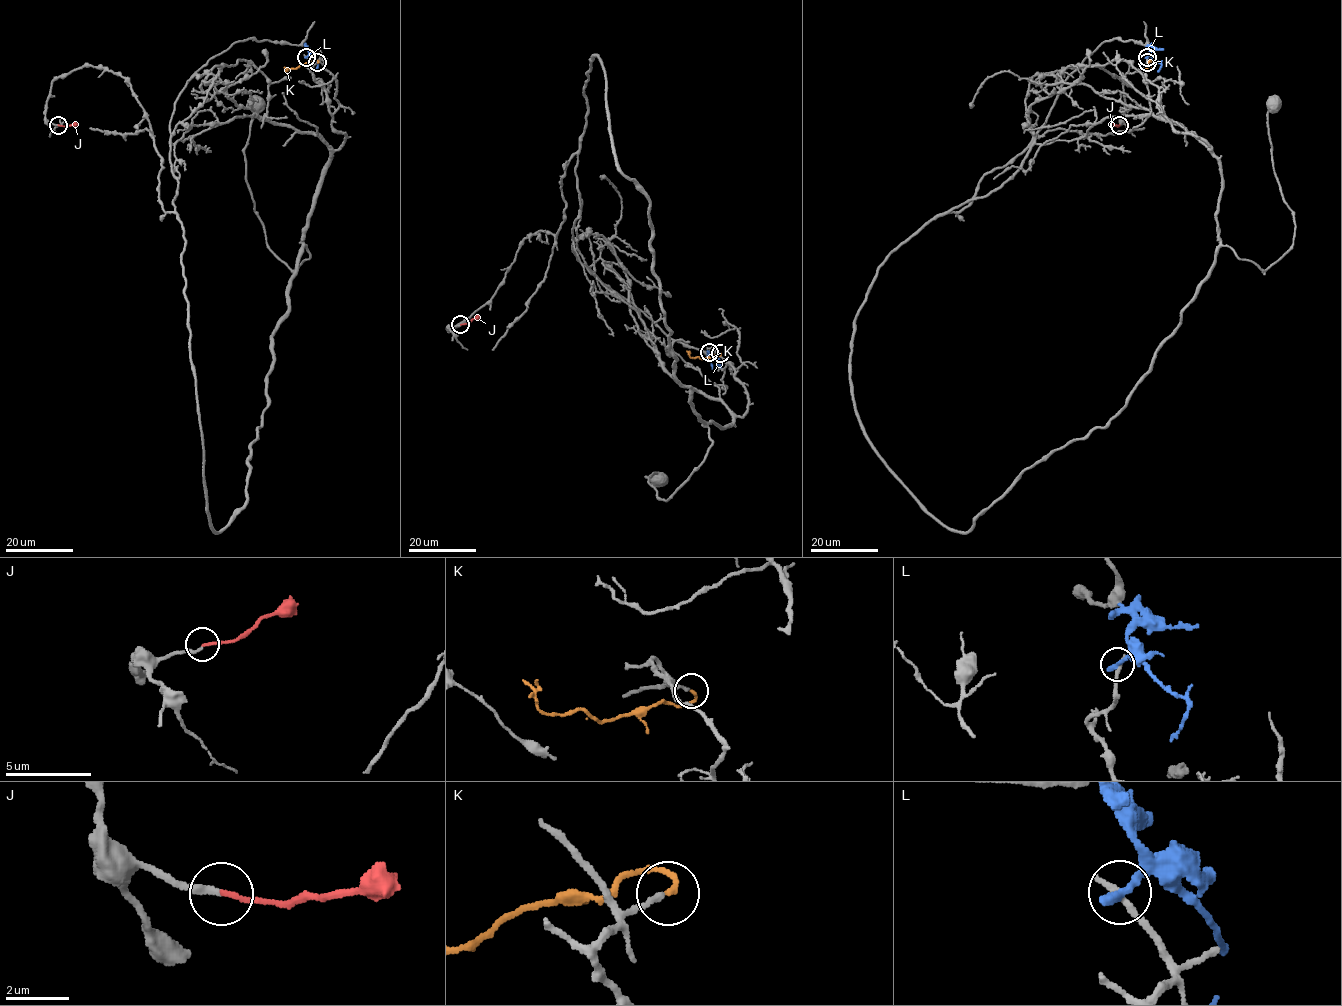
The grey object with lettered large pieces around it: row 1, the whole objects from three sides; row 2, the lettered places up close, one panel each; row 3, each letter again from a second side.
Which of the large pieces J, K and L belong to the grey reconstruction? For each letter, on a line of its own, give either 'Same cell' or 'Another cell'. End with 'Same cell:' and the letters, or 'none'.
J: Same cell
K: Same cell
L: Another cell
Same cell: J, K

